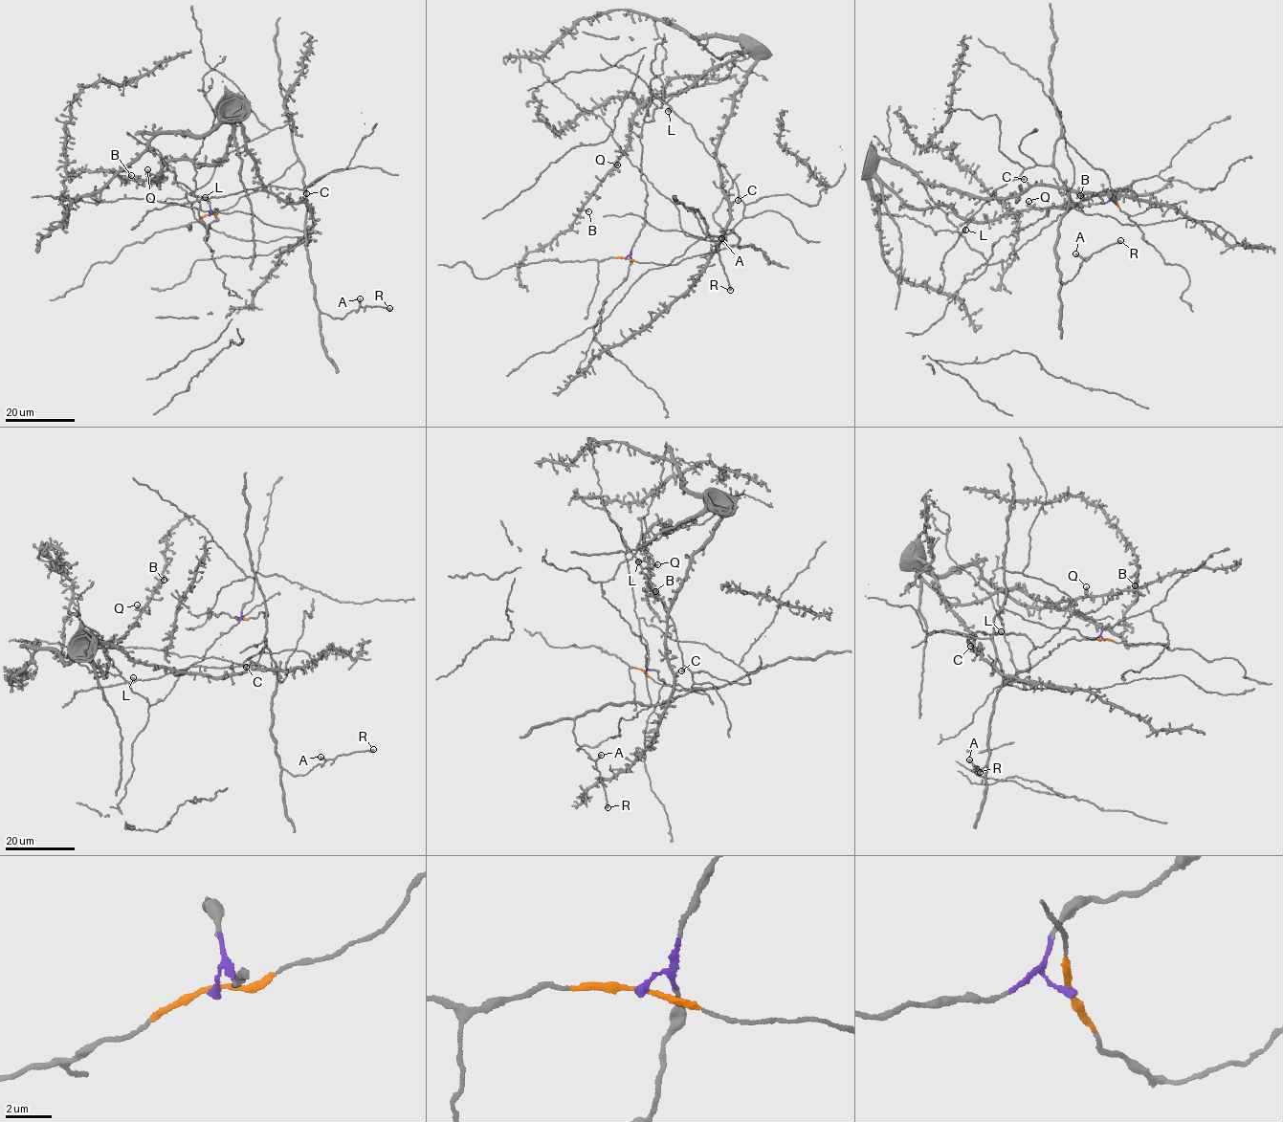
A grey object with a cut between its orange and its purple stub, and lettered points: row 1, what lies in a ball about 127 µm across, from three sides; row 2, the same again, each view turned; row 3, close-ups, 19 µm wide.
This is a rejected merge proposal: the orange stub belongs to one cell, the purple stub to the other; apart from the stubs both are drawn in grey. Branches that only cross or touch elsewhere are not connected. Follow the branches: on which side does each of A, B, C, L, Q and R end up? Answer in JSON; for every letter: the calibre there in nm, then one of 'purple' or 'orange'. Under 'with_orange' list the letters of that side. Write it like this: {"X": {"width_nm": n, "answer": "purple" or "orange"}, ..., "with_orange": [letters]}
{"A": {"width_nm": 440, "answer": "orange"}, "B": {"width_nm": 280, "answer": "purple"}, "C": {"width_nm": 300, "answer": "orange"}, "L": {"width_nm": 550, "answer": "orange"}, "Q": {"width_nm": 400, "answer": "purple"}, "R": {"width_nm": 500, "answer": "orange"}, "with_orange": ["A", "C", "L", "R"]}

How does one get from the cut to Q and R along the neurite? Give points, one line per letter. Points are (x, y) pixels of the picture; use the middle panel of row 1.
Q: (625, 258), (644, 225), (647, 204), (641, 177), (642, 125), (681, 91), (656, 97), (637, 110), (617, 164)
R: (625, 258), (673, 265), (737, 245), (730, 230), (707, 232), (700, 213), (689, 208), (717, 245), (730, 290)

